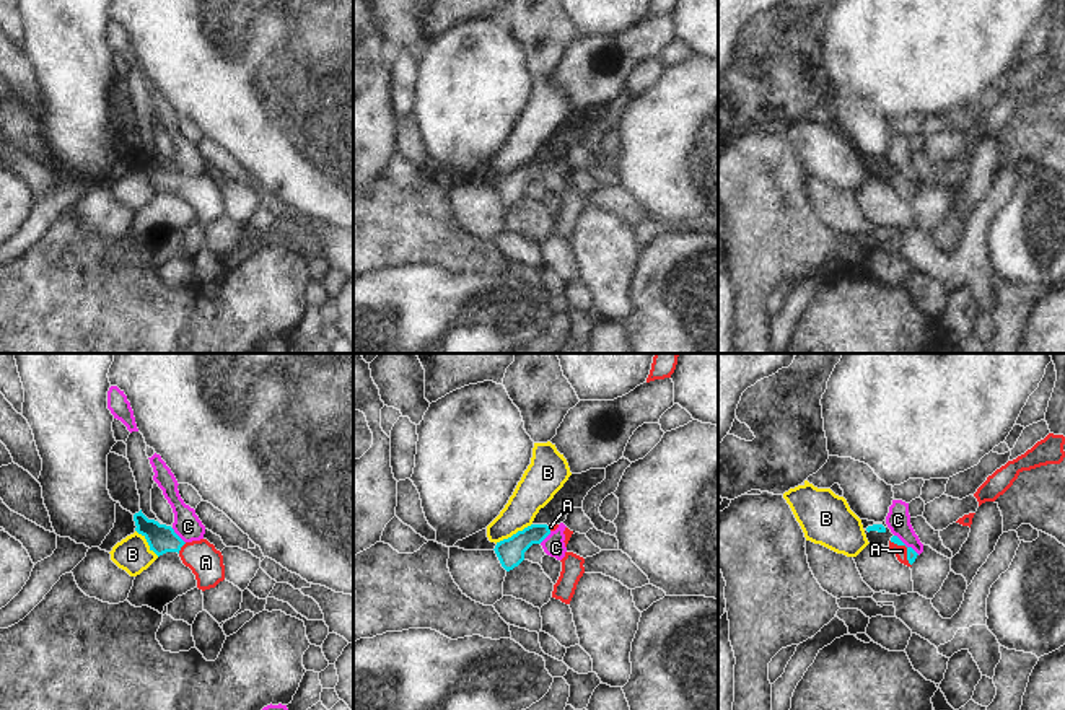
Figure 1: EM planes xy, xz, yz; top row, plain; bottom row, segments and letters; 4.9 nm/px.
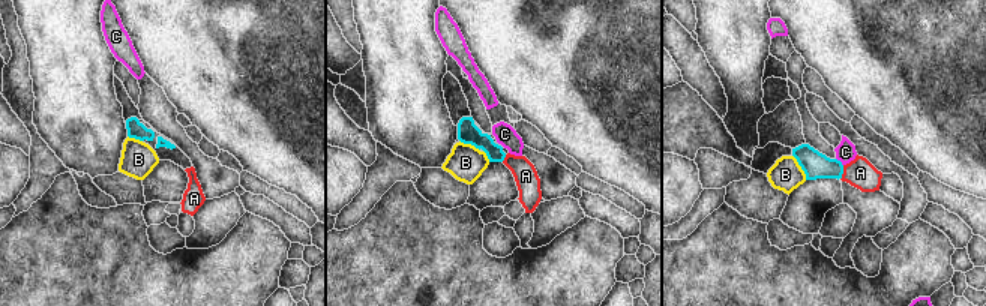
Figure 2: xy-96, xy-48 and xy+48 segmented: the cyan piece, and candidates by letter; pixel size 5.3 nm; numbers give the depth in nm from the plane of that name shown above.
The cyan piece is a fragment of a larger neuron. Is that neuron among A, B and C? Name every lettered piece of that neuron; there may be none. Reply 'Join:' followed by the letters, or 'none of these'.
Join: A

